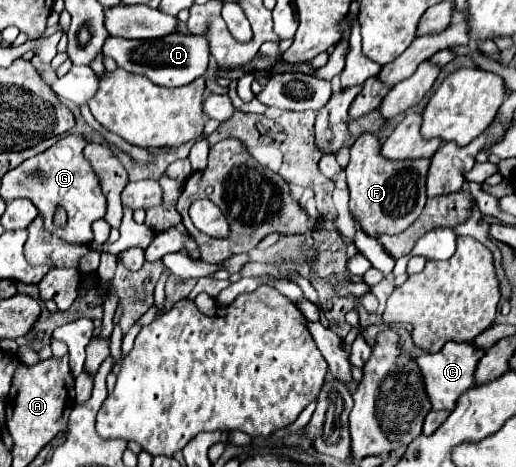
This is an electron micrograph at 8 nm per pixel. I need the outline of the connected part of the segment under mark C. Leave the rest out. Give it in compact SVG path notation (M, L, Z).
M449 341L439 353L425 353L415 359L419 363L419 369L423 371L425 391L433 409L447 409L447 411L455 409L459 395L463 395L469 387L475 385L475 369L483 355L485 355L485 349L479 349L473 343Z

